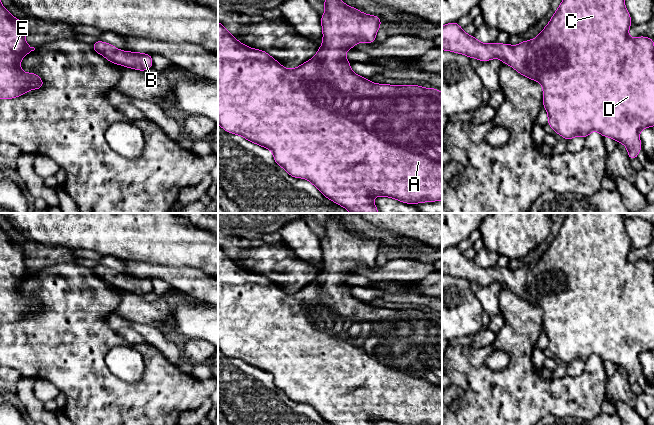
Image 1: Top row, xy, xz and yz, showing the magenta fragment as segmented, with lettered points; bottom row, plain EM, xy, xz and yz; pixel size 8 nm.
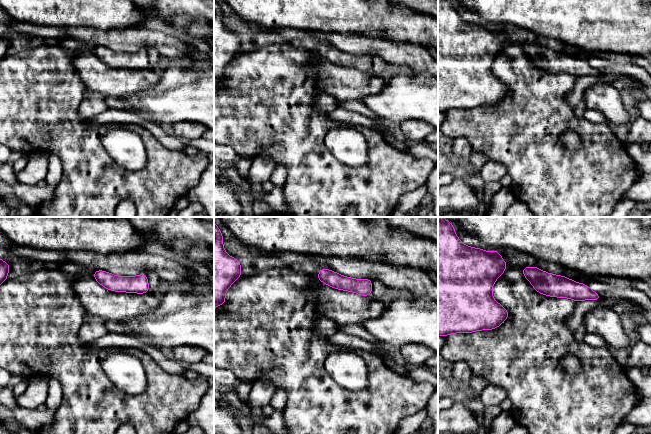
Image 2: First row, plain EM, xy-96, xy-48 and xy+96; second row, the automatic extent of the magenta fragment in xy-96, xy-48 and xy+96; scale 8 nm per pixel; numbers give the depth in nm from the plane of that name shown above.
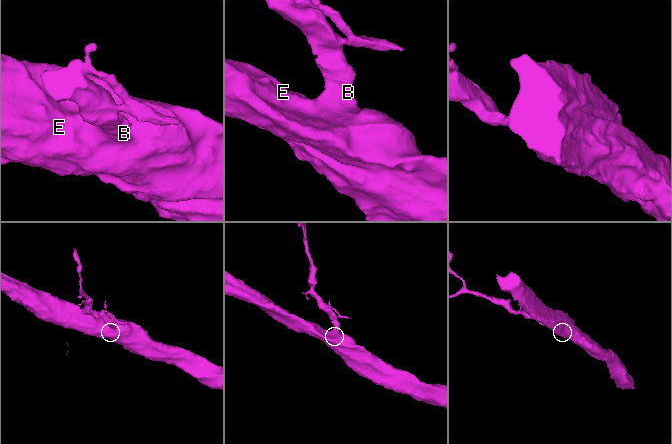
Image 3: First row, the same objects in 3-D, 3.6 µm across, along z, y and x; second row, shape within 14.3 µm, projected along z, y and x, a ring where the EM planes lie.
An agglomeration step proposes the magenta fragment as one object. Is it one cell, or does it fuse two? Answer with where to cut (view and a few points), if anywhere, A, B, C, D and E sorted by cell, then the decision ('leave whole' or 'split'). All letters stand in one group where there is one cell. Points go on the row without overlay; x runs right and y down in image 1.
cut none; groups A B C D E; leave whole

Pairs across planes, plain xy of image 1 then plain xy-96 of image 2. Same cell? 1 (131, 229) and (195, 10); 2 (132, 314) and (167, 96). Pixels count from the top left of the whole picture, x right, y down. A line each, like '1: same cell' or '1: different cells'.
1: different cells
2: different cells

